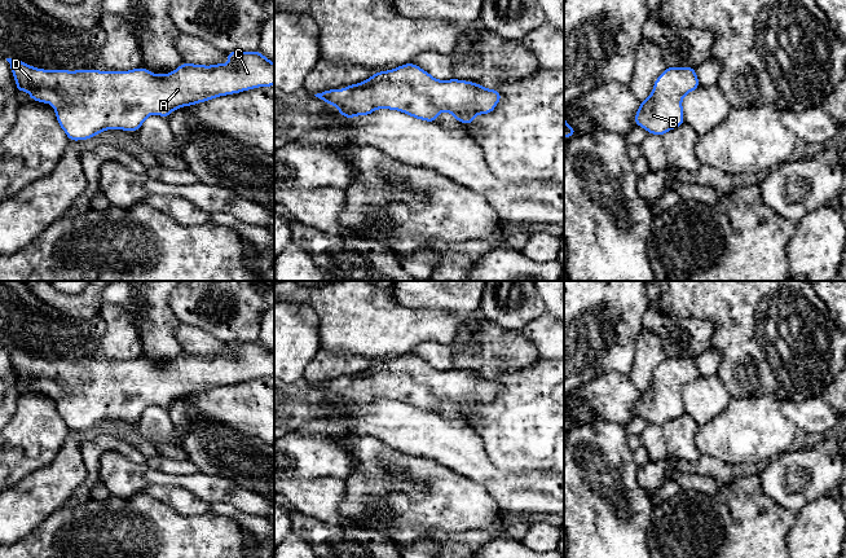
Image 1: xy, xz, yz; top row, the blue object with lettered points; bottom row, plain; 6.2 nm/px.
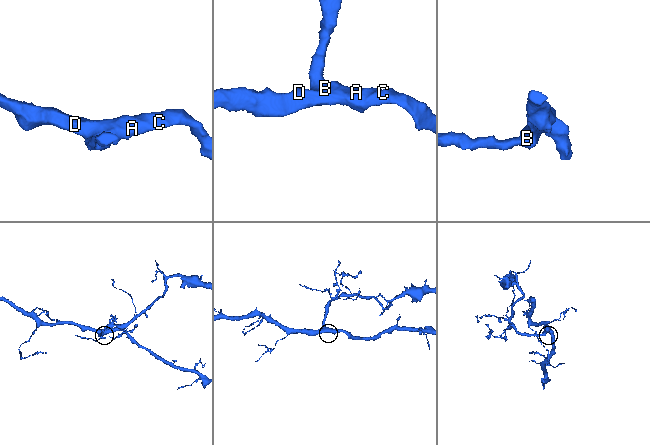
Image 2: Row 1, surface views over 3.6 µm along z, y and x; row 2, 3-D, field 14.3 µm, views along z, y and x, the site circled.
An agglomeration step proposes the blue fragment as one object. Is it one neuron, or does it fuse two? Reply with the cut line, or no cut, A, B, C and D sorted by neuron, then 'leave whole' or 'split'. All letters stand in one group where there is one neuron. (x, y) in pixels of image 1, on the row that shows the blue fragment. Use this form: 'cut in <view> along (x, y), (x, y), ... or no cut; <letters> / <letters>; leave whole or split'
no cut; A B C D; leave whole

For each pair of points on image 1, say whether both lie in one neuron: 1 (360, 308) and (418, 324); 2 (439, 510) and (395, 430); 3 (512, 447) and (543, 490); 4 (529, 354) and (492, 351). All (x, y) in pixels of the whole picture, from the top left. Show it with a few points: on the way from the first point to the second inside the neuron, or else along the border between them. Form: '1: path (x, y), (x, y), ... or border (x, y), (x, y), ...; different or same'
1: path (374, 323), (404, 324); same
2: border (379, 442), (406, 453), (432, 458), (436, 462); different
3: border (502, 470), (512, 473), (550, 473); different
4: path (520, 352), (501, 351); same

